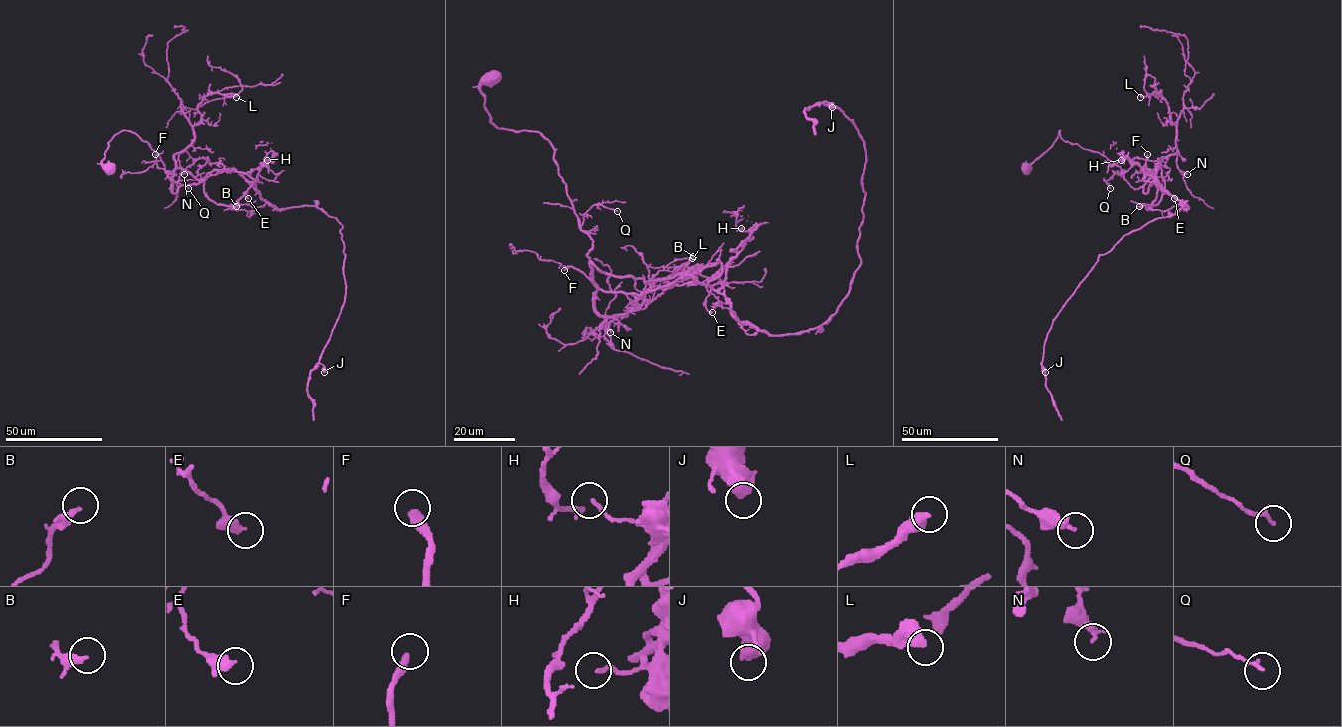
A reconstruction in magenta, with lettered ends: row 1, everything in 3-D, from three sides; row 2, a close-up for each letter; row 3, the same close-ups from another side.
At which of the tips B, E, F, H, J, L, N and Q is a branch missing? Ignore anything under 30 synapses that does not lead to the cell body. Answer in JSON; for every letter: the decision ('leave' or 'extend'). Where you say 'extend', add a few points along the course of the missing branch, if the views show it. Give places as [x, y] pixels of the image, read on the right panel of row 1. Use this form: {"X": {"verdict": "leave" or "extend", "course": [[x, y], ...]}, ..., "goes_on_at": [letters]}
{"B": {"verdict": "leave"}, "E": {"verdict": "leave"}, "F": {"verdict": "extend", "course": [[1147, 154], [1152, 151], [1153, 156], [1144, 154], [1134, 145]]}, "H": {"verdict": "leave"}, "J": {"verdict": "leave"}, "L": {"verdict": "leave"}, "N": {"verdict": "leave"}, "Q": {"verdict": "leave"}, "goes_on_at": ["F"]}

